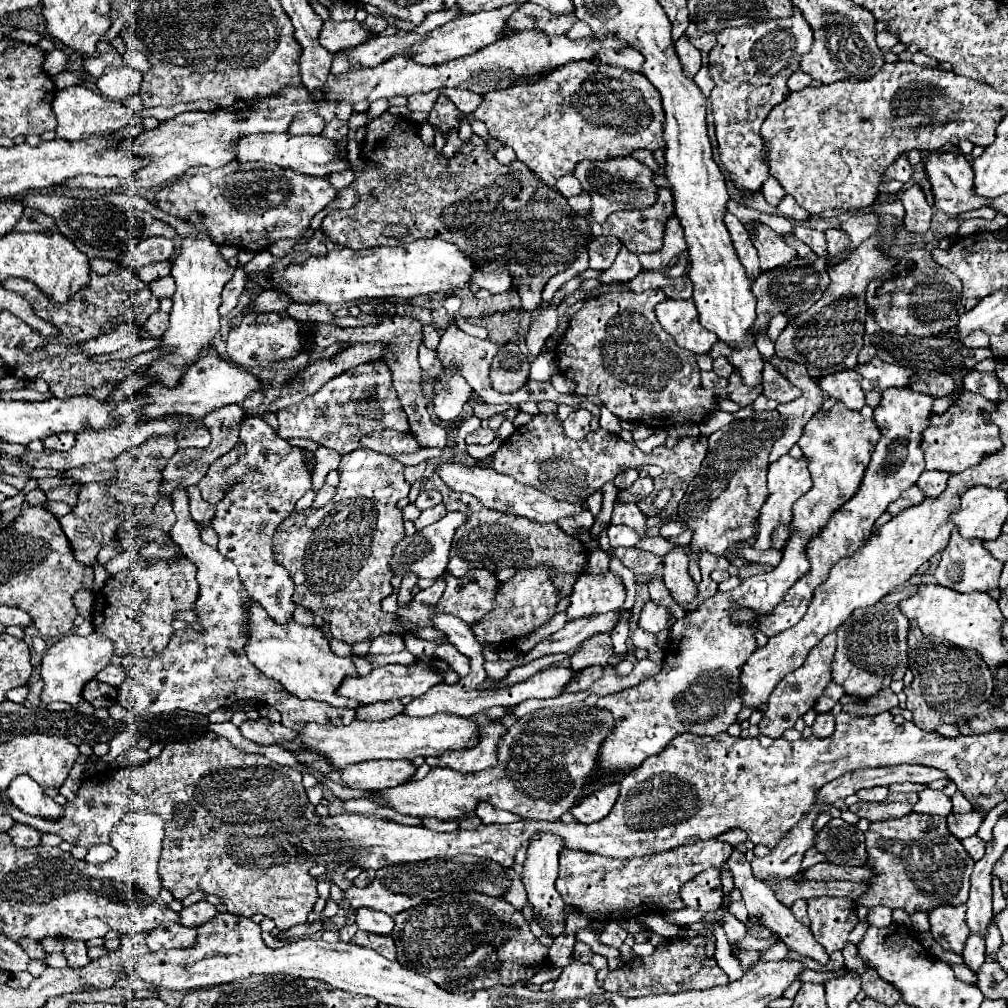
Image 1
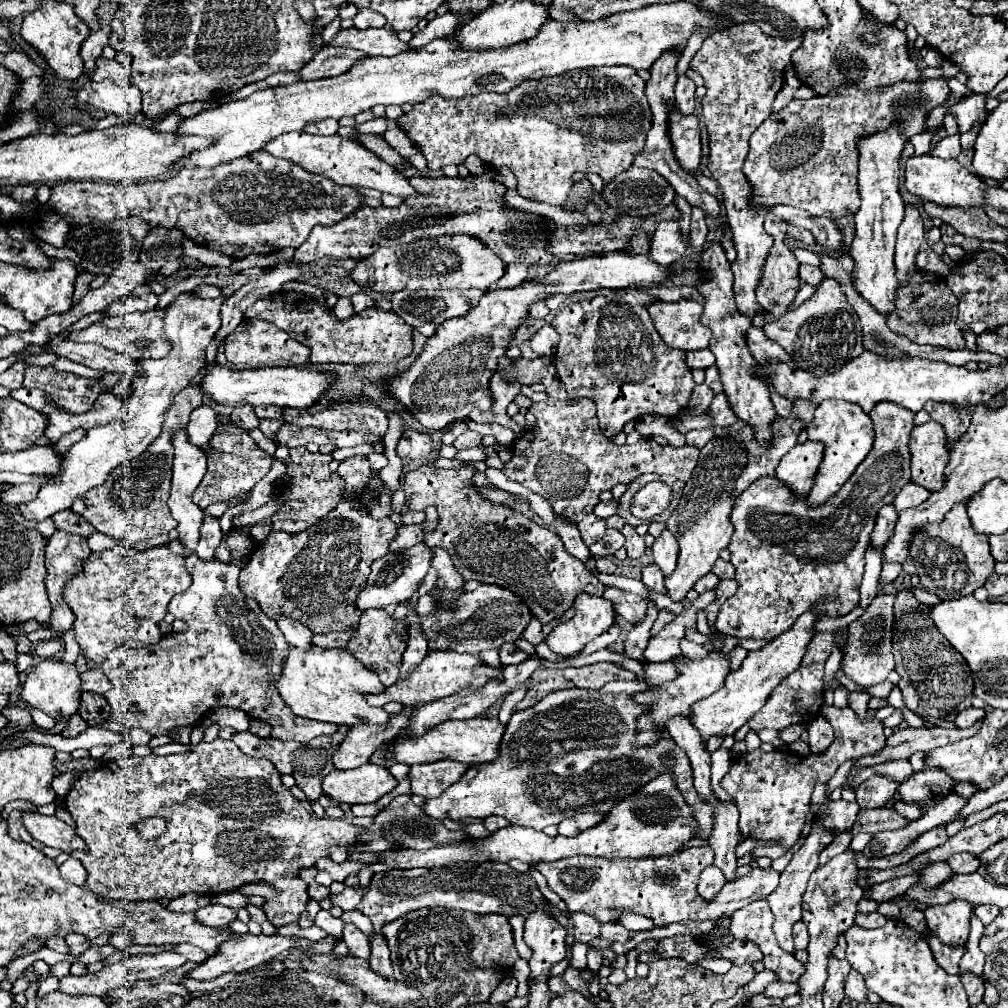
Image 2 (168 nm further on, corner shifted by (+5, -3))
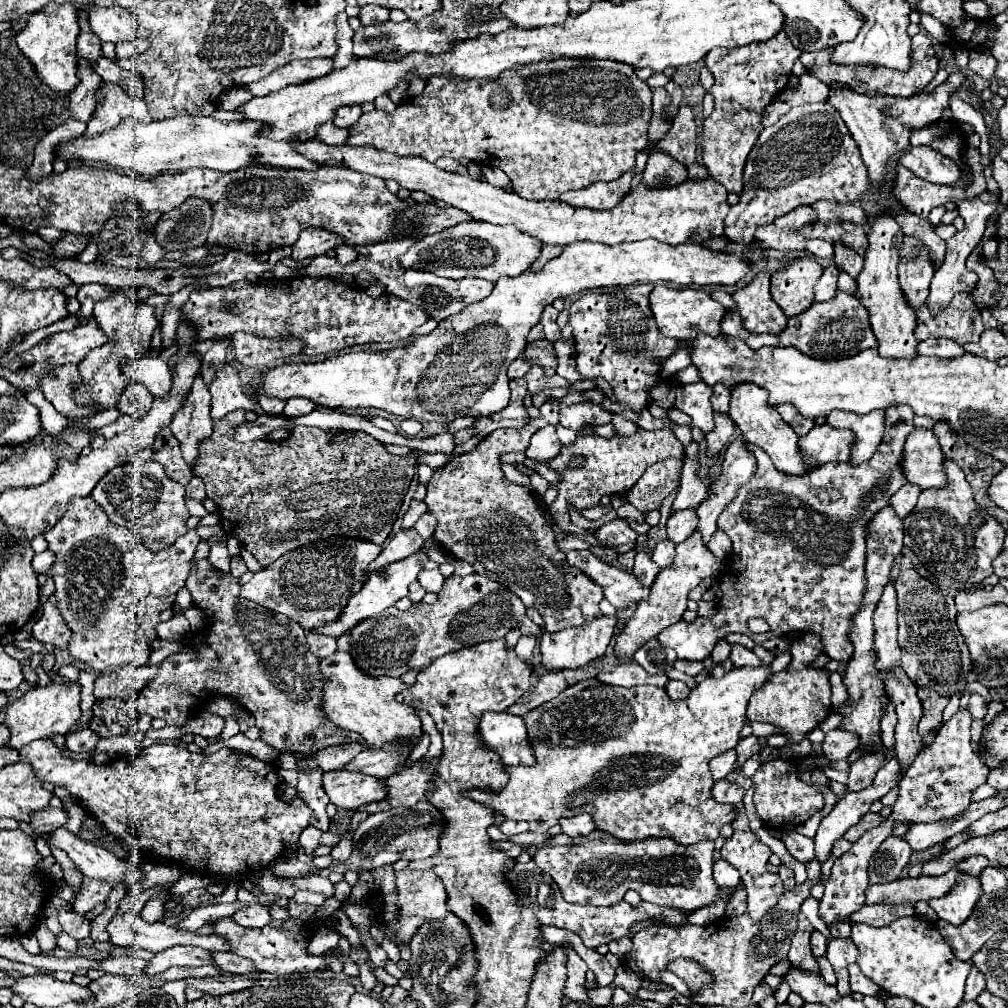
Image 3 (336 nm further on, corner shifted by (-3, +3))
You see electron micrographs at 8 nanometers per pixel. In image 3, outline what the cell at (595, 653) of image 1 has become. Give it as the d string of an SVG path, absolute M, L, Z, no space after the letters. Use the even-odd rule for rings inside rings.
M633 658L617 664L609 672L597 674L597 680L603 684L617 684L617 686L625 686L625 688L633 688L639 684L653 684L653 686L665 686L667 684L665 674L653 676L653 674L645 672Z

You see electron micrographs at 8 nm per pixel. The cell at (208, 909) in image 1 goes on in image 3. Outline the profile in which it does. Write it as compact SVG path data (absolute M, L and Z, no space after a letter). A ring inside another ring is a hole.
M255 904L255 906L245 906L245 908L237 910L237 912L231 916L231 920L235 920L237 924L241 924L241 926L245 926L245 928L263 928L265 924L271 922L271 918L269 918L269 908L267 908L267 906L259 906L259 904Z

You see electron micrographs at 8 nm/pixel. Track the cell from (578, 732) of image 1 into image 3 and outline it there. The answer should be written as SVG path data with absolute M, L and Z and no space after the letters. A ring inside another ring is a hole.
M741 666L733 668L721 680L707 678L691 690L689 700L673 702L661 686L609 686L603 682L581 680L567 686L557 698L537 706L525 714L529 744L535 754L535 766L507 766L509 782L505 788L491 792L473 788L467 796L497 814L511 820L529 822L533 832L545 834L561 818L589 812L597 830L623 840L645 840L671 836L675 842L693 844L701 840L717 840L723 824L733 822L733 804L713 800L713 778L709 760L739 742L739 732L745 726L745 712L753 692L761 690L771 678L771 666Z

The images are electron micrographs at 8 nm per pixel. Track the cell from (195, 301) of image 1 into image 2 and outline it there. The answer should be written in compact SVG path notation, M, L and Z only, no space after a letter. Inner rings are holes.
M191 292L179 294L171 306L167 306L165 314L165 334L173 346L173 350L161 360L141 360L143 376L139 376L133 384L133 392L127 400L127 414L121 422L105 424L91 428L83 440L73 444L61 462L61 472L53 476L53 482L43 484L35 496L35 500L19 504L21 516L25 520L45 520L59 510L71 508L73 500L81 498L89 488L95 488L105 482L109 472L123 462L129 462L143 454L147 446L161 434L165 412L173 406L173 398L181 392L201 370L205 364L205 348L213 340L221 318L219 308L225 300L222 294L219 298L203 299Z

